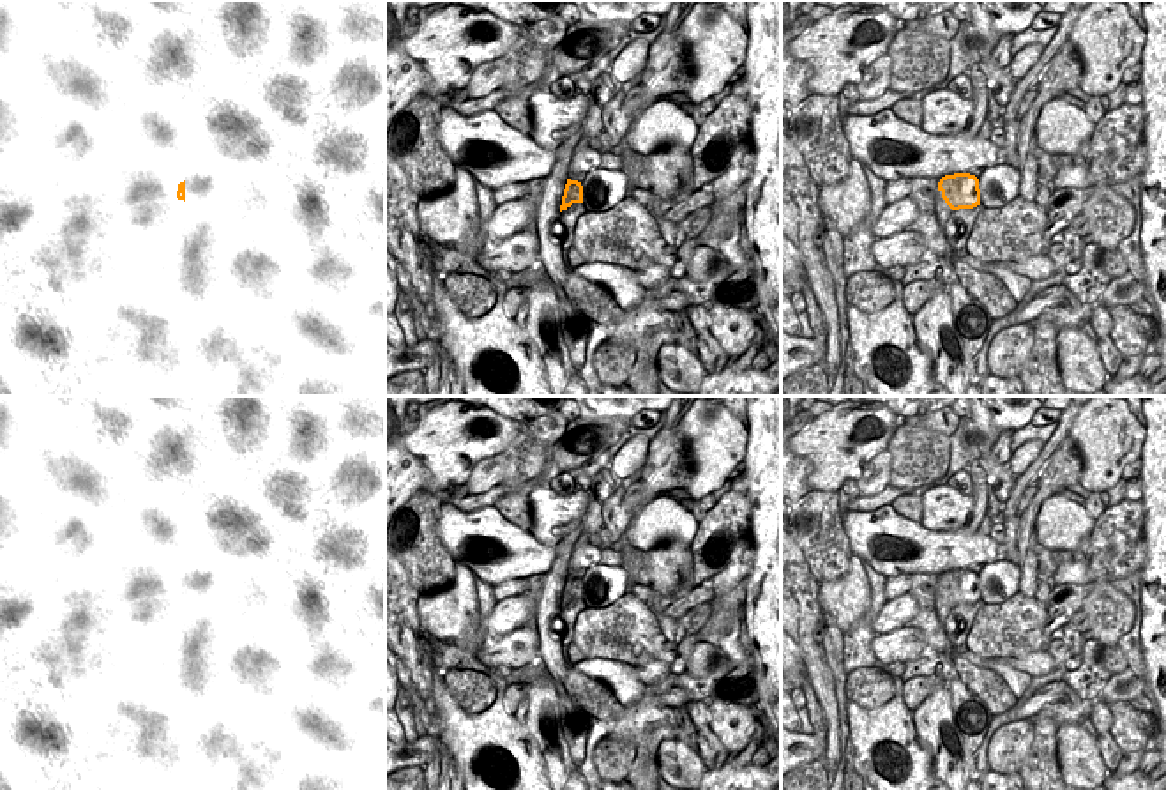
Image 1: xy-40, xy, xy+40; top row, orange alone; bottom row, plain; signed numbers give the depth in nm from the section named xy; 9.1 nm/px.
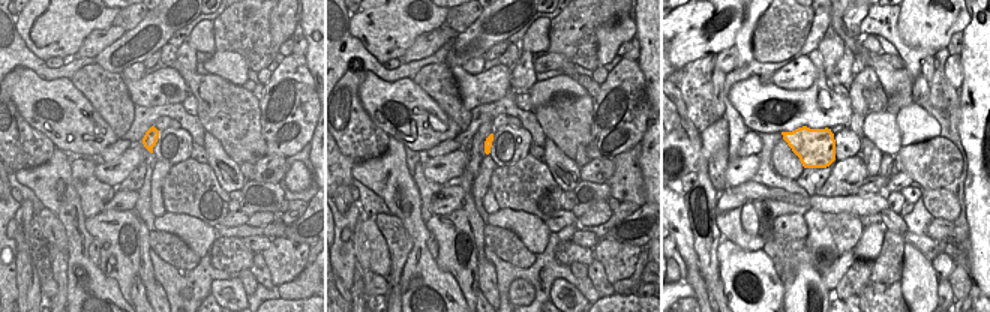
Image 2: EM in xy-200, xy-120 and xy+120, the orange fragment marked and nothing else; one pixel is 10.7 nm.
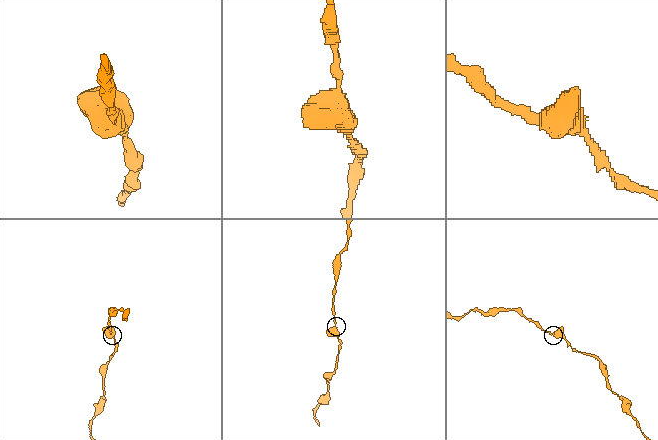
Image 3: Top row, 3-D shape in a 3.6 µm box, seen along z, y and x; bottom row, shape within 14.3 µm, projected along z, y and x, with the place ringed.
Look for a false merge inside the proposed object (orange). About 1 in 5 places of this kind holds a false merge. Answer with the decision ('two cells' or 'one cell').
one cell

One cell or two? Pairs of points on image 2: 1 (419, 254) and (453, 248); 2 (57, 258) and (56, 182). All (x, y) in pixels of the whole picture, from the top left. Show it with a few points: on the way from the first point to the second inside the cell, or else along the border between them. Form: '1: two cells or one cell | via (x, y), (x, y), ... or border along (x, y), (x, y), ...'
1: two cells | border along (435, 260), (455, 279), (458, 288)
2: two cells | border along (68, 252), (66, 288)

